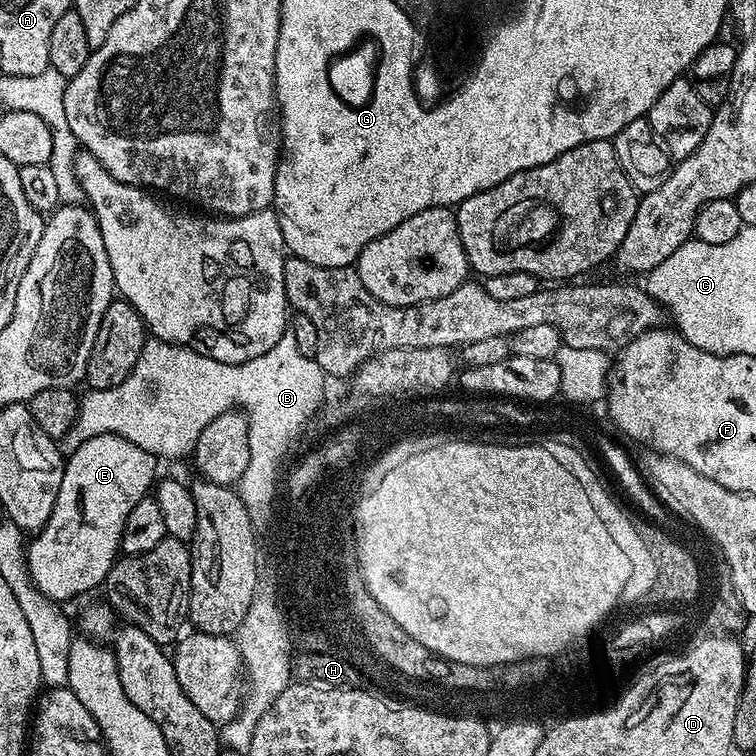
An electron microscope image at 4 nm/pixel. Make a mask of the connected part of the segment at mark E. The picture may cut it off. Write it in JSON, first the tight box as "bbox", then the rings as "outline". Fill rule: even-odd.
{"bbox":[26,434,157,602],"outline":[[[98,434],[89,440],[81,440],[71,451],[72,453],[67,453],[64,462],[62,486],[58,486],[58,502],[54,502],[54,514],[50,514],[46,526],[26,544],[28,577],[35,584],[37,592],[57,602],[72,600],[83,592],[94,591],[95,588],[97,591],[103,585],[108,571],[118,559],[120,539],[124,533],[126,518],[130,518],[130,510],[134,510],[140,499],[149,495],[157,479],[157,457],[121,436]]]}

